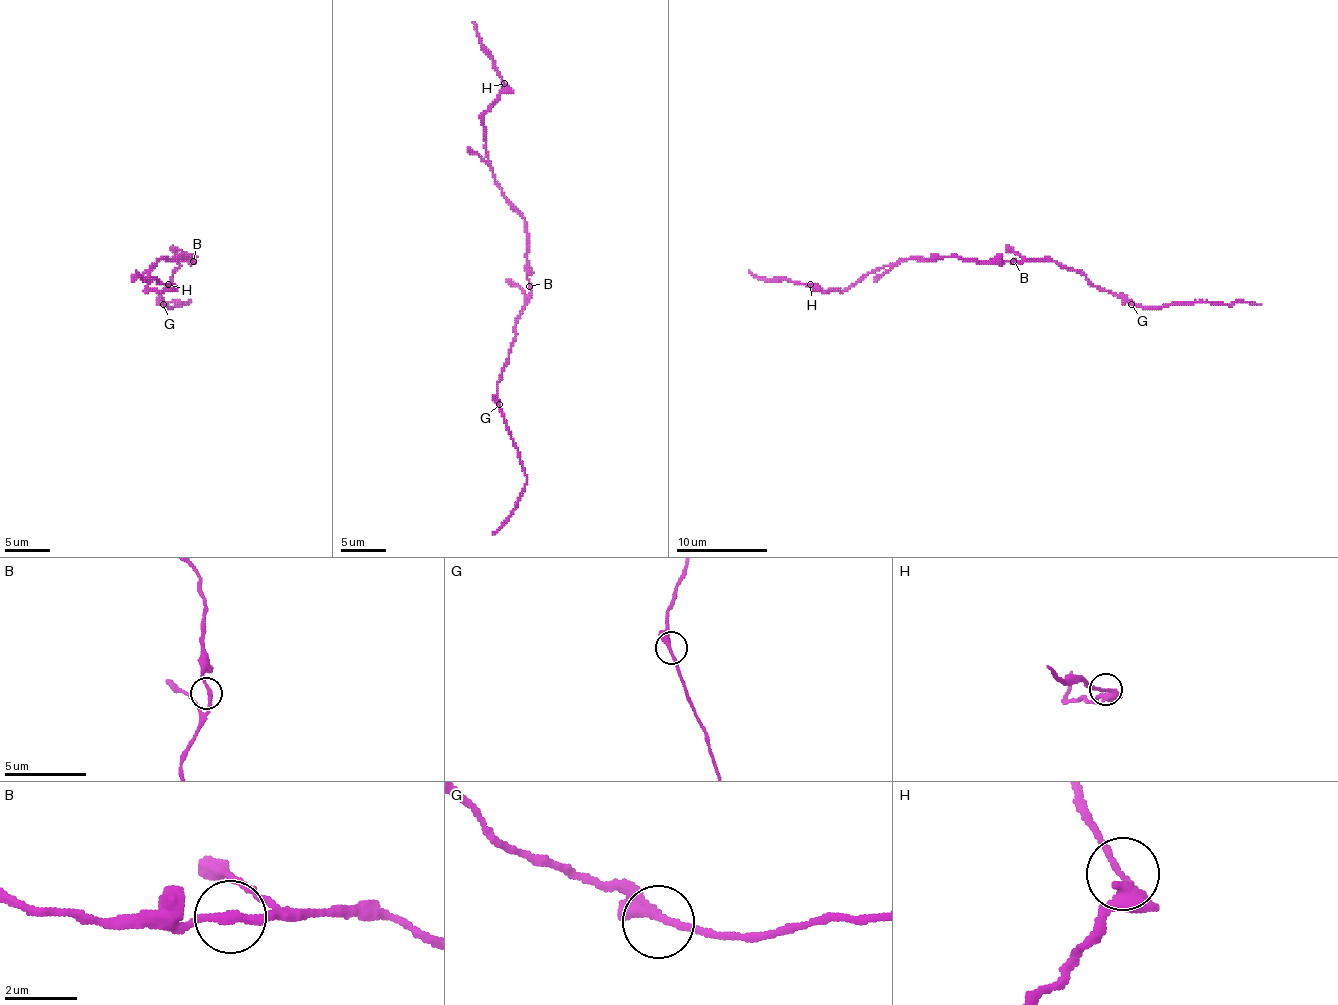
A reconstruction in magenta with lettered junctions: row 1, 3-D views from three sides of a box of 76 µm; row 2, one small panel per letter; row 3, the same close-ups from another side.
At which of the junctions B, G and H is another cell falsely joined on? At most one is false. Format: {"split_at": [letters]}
{"split_at": []}

